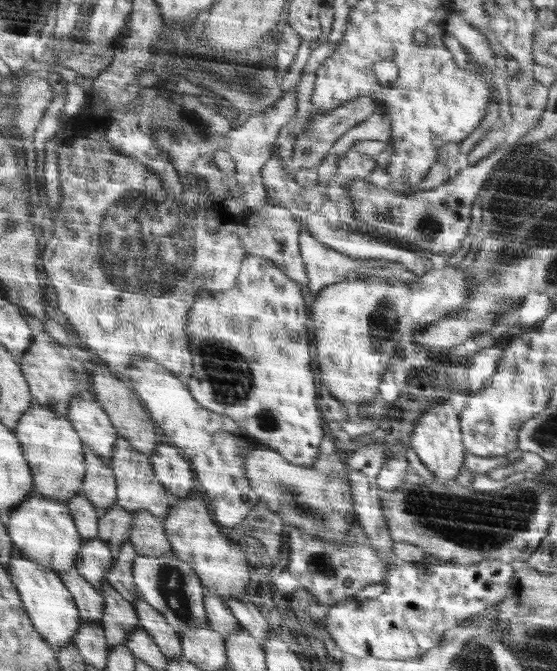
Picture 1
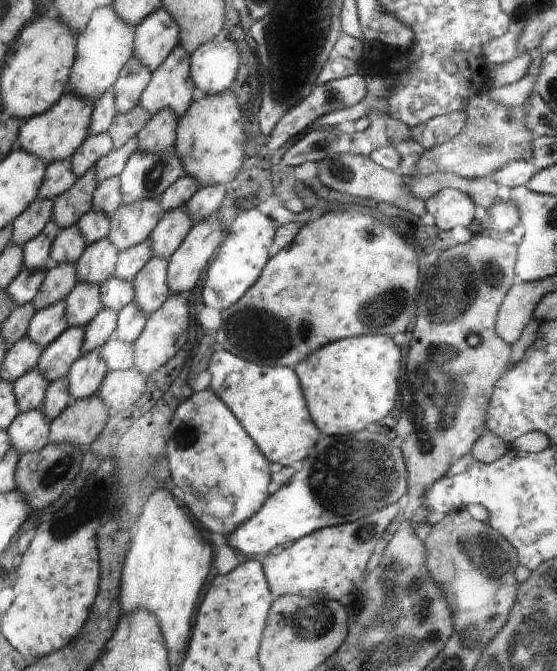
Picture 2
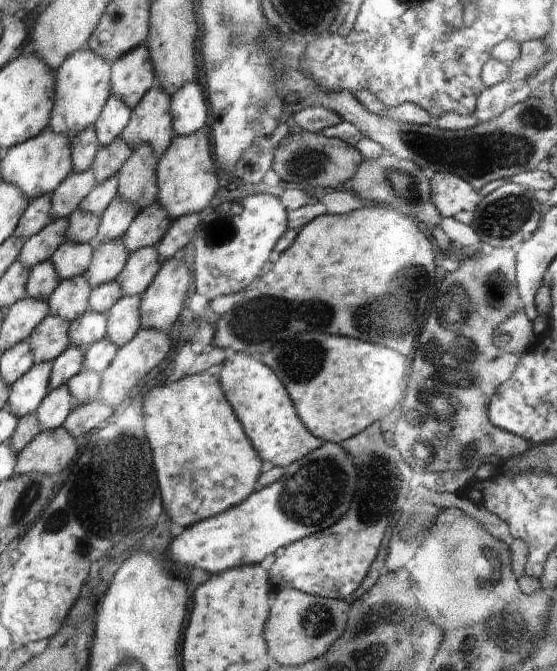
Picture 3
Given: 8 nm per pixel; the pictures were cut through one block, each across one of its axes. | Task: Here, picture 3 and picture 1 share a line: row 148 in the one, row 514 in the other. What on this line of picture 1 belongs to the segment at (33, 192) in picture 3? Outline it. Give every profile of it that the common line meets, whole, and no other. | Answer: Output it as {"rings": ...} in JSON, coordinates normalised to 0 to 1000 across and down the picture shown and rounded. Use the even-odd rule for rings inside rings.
{"rings":[[[61,732],[25,760],[25,766],[13,773],[13,779],[32,824],[79,844],[93,845],[104,854],[138,846],[140,829],[144,829],[153,805],[118,748],[86,742]]]}

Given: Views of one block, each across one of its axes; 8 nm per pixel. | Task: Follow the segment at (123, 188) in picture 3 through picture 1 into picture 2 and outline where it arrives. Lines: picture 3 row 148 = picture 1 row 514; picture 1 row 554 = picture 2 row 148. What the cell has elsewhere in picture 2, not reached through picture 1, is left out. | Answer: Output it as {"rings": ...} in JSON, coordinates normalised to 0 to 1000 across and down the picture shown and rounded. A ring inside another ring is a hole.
{"rings":[[[293,161],[280,167],[246,200],[248,222],[287,227],[314,218],[320,173],[309,162]]]}

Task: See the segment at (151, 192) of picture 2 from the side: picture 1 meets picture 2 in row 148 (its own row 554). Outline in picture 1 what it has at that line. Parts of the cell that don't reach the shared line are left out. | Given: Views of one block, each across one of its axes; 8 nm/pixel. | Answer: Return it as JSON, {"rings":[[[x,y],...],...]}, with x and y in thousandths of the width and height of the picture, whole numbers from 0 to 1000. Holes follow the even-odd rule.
{"rings":[[[311,824],[284,832],[244,827],[239,838],[239,866],[250,888],[291,915],[318,942],[375,933],[370,900],[364,897],[363,864],[336,838]]]}

